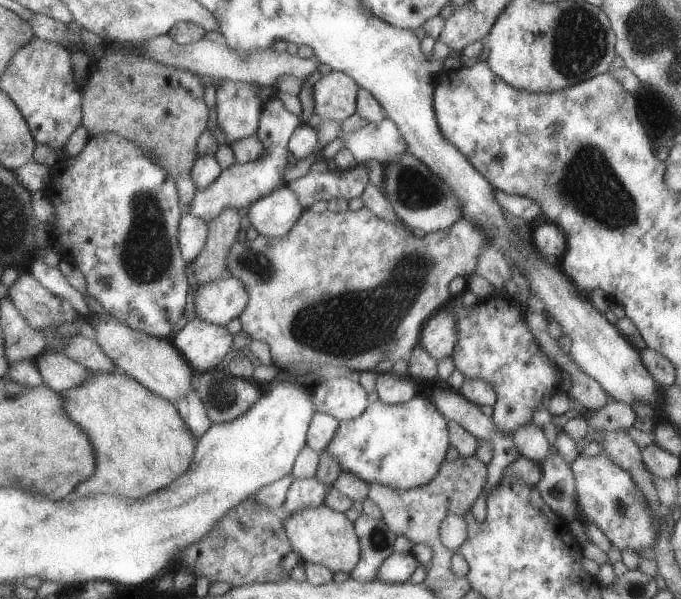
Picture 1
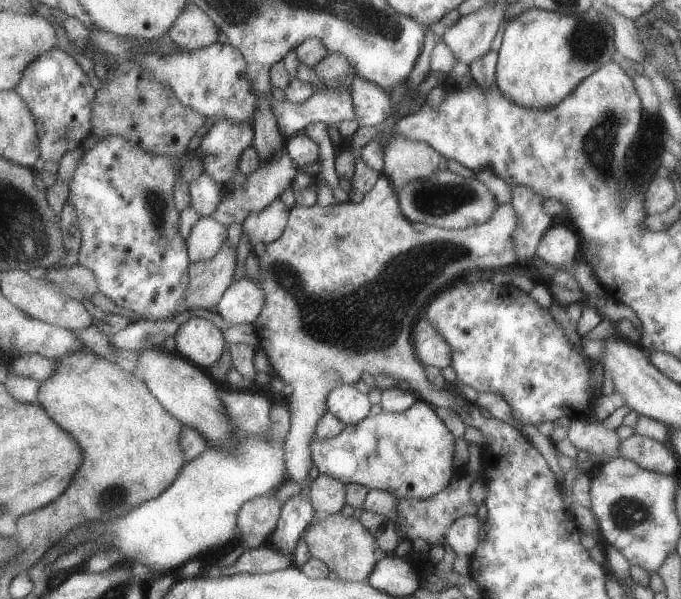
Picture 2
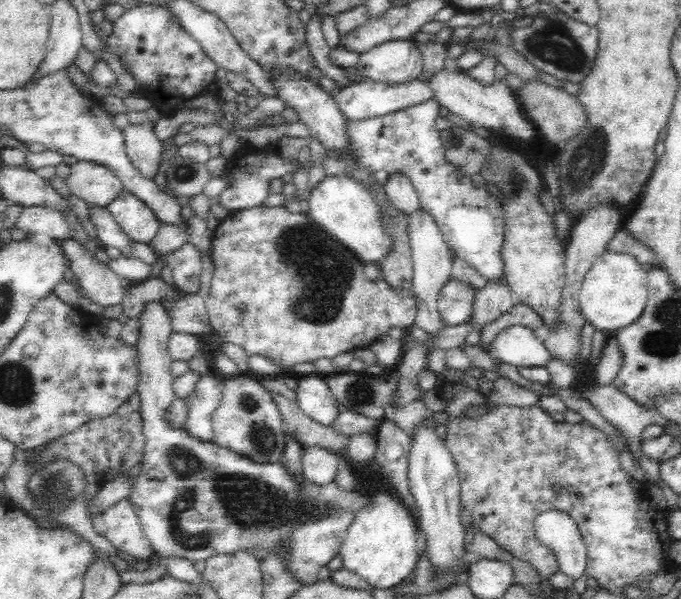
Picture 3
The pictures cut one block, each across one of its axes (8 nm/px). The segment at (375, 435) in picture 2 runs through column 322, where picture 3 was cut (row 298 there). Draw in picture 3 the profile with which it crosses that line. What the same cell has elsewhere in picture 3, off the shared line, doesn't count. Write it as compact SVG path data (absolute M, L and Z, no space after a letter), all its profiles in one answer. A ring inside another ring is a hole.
M457 279L448 280L438 296L438 311L447 326L466 323L471 316L476 289Z

